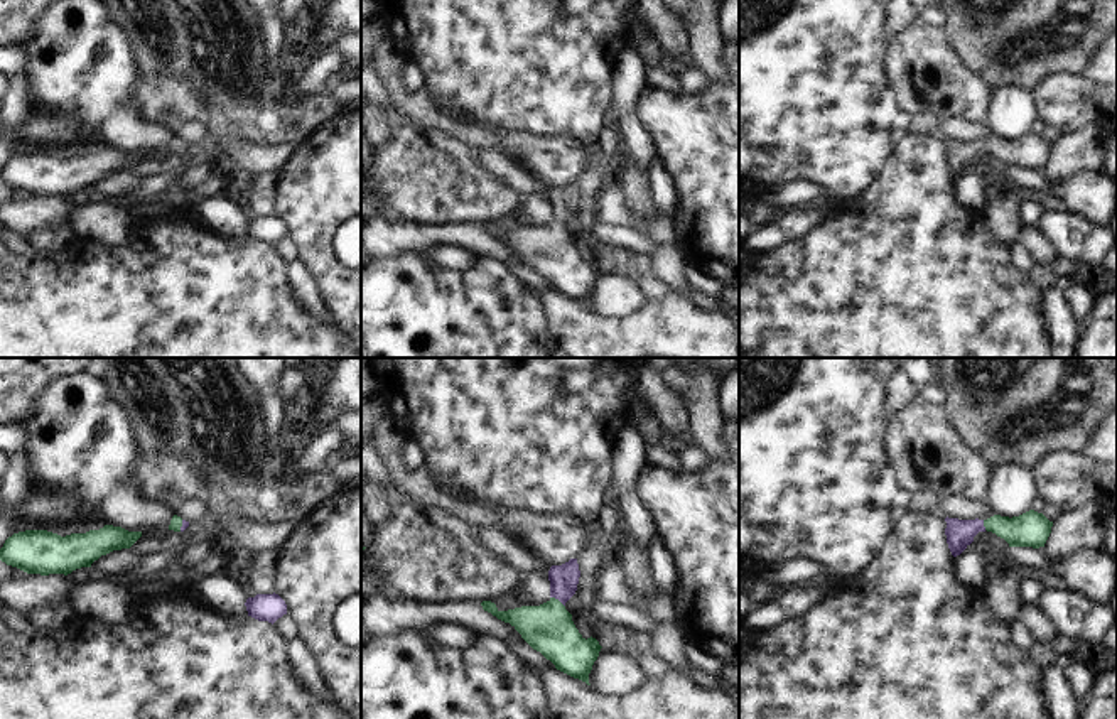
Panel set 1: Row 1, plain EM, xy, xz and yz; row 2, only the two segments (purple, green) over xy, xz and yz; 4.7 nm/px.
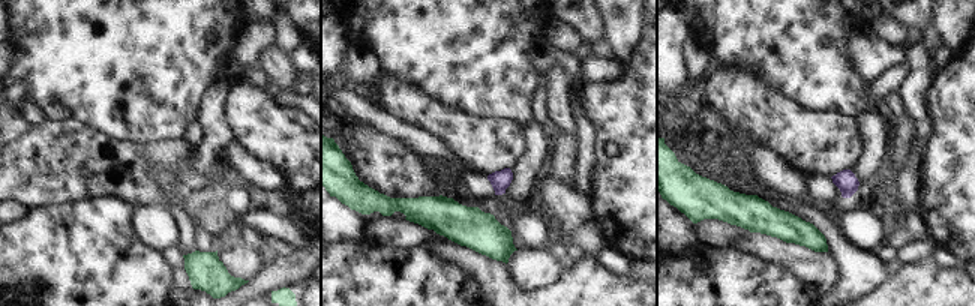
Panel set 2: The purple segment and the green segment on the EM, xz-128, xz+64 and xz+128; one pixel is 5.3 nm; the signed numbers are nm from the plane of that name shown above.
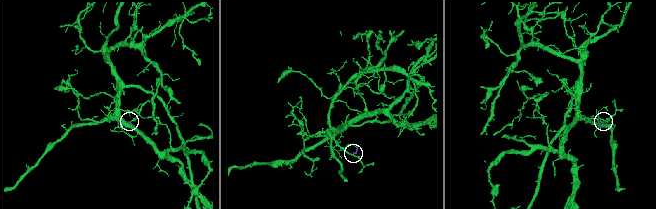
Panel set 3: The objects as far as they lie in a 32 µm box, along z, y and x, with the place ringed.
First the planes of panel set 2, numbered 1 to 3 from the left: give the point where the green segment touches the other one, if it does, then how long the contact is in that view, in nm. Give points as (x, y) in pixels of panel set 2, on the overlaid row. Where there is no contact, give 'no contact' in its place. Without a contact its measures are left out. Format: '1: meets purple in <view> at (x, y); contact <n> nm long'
1: no contact
2: no contact
3: no contact

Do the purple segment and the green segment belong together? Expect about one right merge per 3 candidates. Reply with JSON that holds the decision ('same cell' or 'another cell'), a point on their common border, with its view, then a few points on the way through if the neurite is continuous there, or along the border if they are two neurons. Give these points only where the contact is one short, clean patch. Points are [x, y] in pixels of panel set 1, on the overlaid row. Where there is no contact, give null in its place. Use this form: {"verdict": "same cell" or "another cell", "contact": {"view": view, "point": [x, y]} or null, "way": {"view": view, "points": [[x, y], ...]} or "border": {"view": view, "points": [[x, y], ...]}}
{"verdict": "same cell", "contact": {"view": "xz", "point": [557, 598]}, "way": {"view": "xz", "points": [[564, 579], [557, 598], [549, 628]]}}

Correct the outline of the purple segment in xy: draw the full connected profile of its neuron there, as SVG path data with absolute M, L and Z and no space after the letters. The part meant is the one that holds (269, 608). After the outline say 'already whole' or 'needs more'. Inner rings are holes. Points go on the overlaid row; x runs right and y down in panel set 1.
M256 594L248 597L246 603L248 616L258 621L275 623L278 618L287 614L287 604L278 594Z; already whole

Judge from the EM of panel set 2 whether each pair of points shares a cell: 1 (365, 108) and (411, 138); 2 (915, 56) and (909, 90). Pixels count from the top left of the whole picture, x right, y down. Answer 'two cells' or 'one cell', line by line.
1: one cell
2: one cell

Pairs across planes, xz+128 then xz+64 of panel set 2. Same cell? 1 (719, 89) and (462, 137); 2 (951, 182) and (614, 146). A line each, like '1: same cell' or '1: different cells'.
1: same cell
2: same cell

